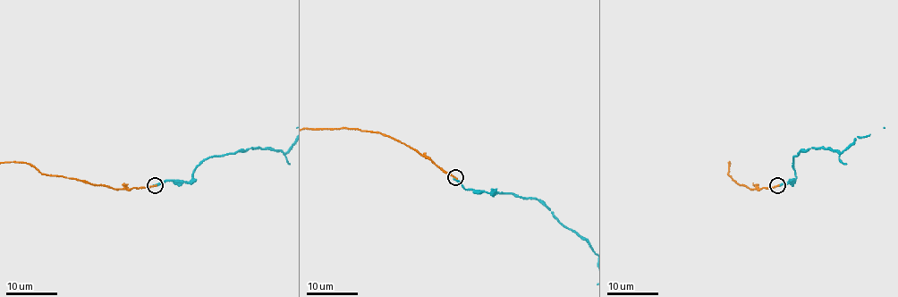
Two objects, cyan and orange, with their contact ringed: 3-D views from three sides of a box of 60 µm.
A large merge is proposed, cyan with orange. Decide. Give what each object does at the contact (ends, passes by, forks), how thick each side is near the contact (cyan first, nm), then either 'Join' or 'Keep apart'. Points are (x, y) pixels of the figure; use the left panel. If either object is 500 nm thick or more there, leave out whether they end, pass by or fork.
At the ring cyan ends. At the ring orange ends. Thickness 280 nm (cyan) against 200 nm. Keep apart

